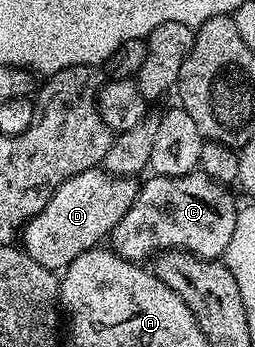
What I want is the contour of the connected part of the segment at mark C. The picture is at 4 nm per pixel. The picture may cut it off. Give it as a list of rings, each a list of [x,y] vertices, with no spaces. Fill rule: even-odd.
[[[194,170],[186,176],[159,176],[150,175],[146,184],[142,183],[137,190],[135,202],[119,218],[119,226],[111,233],[112,251],[124,260],[145,262],[156,257],[162,252],[190,252],[201,256],[204,260],[216,260],[224,257],[227,250],[227,242],[231,242],[231,234],[235,234],[235,222],[239,204],[233,201],[233,196],[224,184],[216,184],[210,176],[203,171]]]

